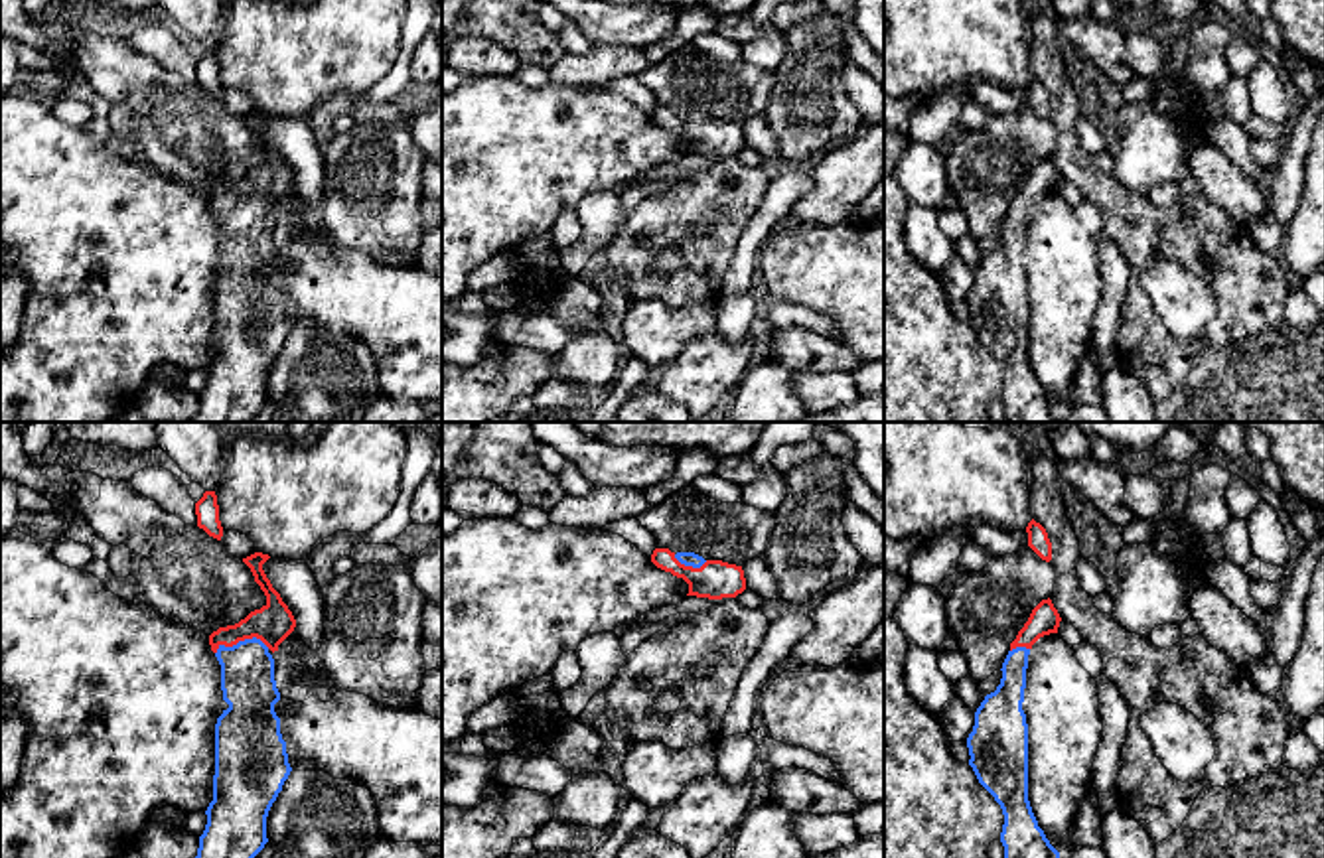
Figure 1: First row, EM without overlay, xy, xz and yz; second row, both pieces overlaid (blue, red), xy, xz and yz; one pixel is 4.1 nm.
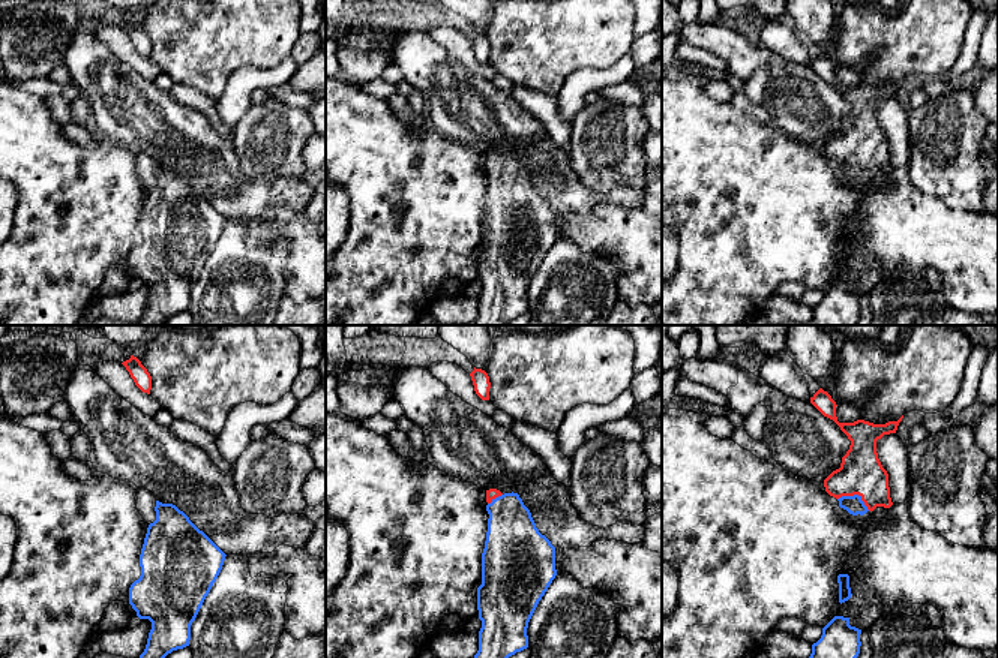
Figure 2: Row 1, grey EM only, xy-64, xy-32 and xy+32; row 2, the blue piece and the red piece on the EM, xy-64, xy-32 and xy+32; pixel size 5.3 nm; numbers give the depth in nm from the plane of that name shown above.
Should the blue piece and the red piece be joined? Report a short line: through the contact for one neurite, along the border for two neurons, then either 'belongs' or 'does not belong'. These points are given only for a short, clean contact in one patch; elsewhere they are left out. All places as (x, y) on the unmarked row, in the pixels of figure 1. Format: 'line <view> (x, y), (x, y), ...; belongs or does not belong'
line xy (247, 227), (241, 200), (271, 182); belongs

